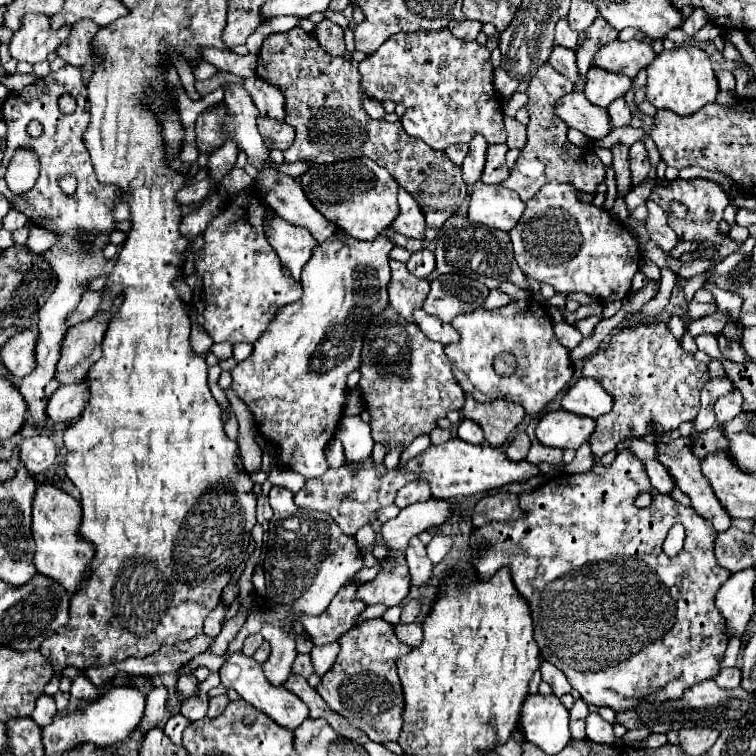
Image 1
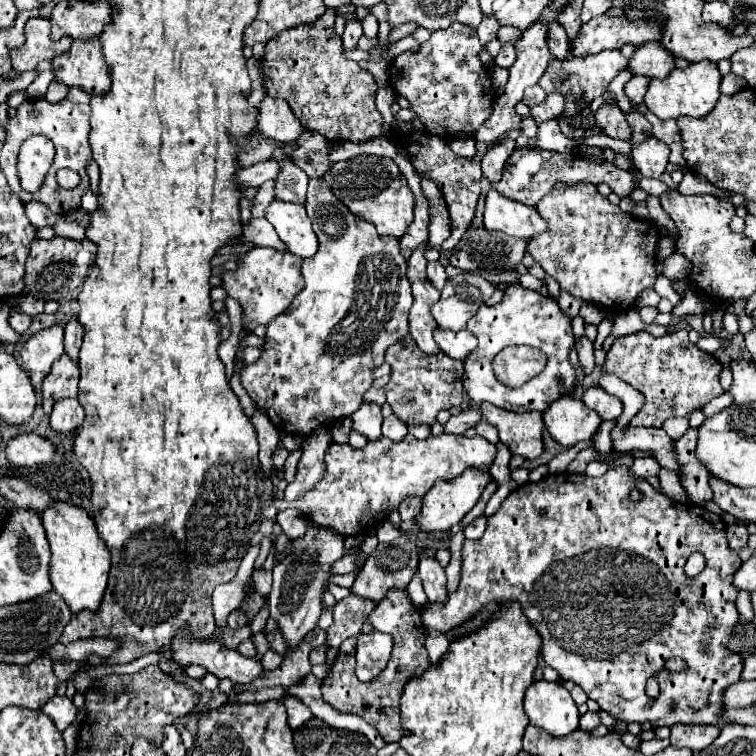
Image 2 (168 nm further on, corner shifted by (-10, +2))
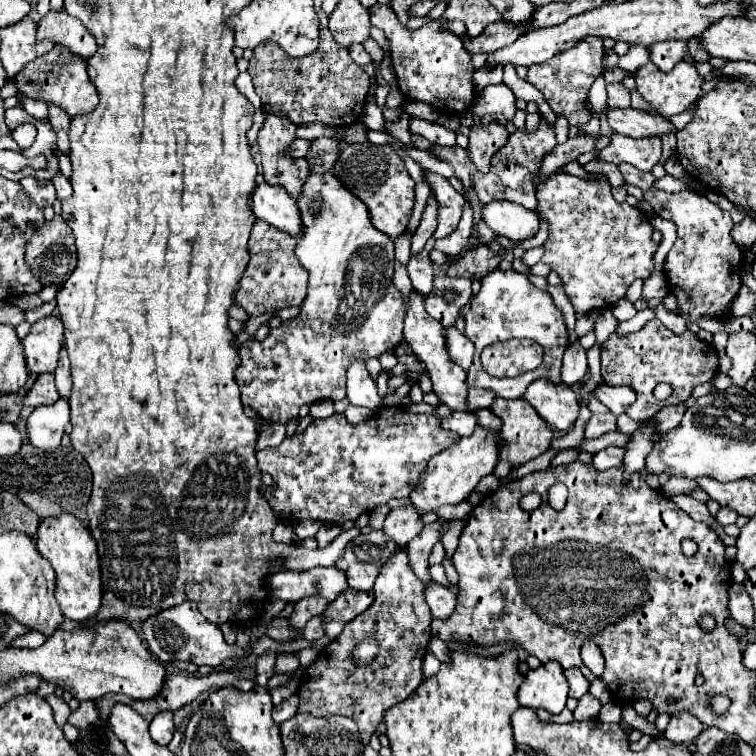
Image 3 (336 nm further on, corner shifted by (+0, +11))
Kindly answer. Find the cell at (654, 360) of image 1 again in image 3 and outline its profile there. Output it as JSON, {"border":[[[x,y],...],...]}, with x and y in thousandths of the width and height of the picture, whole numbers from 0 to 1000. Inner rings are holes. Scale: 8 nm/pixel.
{"border":[[[860,422],[841,443],[817,446],[812,440],[796,459],[796,501],[804,509],[833,509],[841,517],[841,530],[828,541],[828,549],[839,557],[860,554],[876,538],[907,530],[921,509],[944,501],[947,488],[950,467],[942,454],[926,451],[915,438],[894,443],[884,438],[870,422]],[[870,507],[889,509],[889,522],[881,530],[870,530],[862,522]]]}

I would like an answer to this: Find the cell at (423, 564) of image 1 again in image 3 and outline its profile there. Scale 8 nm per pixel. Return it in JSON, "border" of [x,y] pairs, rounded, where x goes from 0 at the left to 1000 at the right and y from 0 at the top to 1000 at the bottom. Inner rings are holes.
{"border":[[[579,771],[563,774],[563,795],[577,819],[593,819],[603,806],[603,787]]]}

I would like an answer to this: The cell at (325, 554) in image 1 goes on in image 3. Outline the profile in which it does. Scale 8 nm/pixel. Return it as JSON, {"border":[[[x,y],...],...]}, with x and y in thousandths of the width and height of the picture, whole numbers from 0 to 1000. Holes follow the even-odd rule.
{"border":[[[421,530],[418,536],[410,538],[413,554],[431,554],[431,552],[437,552],[437,549],[442,549],[442,546],[444,546],[444,544],[442,544],[439,530]]]}

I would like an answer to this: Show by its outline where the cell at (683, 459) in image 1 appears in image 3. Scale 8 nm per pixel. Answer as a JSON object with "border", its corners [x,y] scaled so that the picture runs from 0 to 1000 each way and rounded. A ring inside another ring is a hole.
{"border":[[[783,549],[775,557],[772,578],[786,581],[786,578],[794,578],[794,575],[812,570],[812,567],[815,567],[815,549]]]}

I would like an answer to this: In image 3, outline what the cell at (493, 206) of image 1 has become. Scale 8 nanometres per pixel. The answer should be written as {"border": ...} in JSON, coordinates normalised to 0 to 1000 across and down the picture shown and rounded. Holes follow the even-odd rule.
{"border":[[[651,266],[640,271],[638,287],[656,311],[667,311],[680,321],[701,316],[712,308],[712,284],[683,269]]]}

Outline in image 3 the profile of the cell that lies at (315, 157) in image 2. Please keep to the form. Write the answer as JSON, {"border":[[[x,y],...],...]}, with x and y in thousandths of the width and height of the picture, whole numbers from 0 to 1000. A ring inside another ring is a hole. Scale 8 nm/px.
{"border":[[[421,181],[413,187],[413,194],[405,205],[410,226],[413,229],[431,229],[444,216],[444,208],[450,205],[450,189],[434,181]]]}

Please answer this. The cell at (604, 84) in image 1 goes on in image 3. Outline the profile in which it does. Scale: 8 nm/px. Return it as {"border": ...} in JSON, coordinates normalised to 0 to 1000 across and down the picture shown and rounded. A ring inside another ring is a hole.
{"border":[[[772,49],[772,54],[765,54],[765,60],[759,60],[751,67],[738,70],[735,75],[704,86],[698,89],[698,99],[696,107],[709,112],[720,131],[725,134],[725,139],[730,142],[733,149],[746,152],[754,165],[772,165],[780,160],[780,147],[772,139],[772,131],[778,128],[778,120],[786,110],[786,104],[799,94],[799,62],[796,62],[796,52],[794,49]]]}

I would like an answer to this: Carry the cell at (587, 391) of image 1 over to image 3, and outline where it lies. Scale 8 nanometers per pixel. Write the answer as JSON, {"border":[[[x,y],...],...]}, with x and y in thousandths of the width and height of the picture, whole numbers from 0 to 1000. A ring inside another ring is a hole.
{"border":[[[796,507],[788,515],[788,525],[812,546],[812,549],[823,549],[828,544],[831,536],[836,536],[836,530],[841,530],[841,520],[836,512],[810,512],[804,507]]]}

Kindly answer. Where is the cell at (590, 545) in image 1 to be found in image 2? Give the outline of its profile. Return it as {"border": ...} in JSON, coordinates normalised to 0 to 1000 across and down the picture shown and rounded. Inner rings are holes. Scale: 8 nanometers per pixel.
{"border":[[[815,616],[807,619],[799,630],[794,632],[780,632],[772,627],[728,627],[720,630],[712,638],[698,638],[693,643],[685,643],[661,669],[661,675],[656,680],[651,680],[646,685],[646,698],[640,704],[638,712],[632,714],[614,714],[611,722],[611,765],[608,765],[608,775],[601,786],[593,786],[590,796],[585,802],[566,796],[558,804],[558,823],[566,833],[579,833],[579,836],[593,836],[595,831],[611,825],[614,820],[619,820],[627,810],[635,807],[635,802],[640,802],[643,796],[672,796],[672,794],[688,794],[693,812],[698,815],[698,820],[704,823],[704,828],[714,836],[717,841],[717,868],[722,873],[725,881],[730,881],[743,899],[757,899],[759,905],[770,907],[772,915],[778,918],[778,923],[783,923],[786,929],[791,929],[791,934],[796,939],[802,939],[804,944],[810,944],[815,952],[823,955],[862,955],[862,960],[892,960],[897,955],[902,958],[950,958],[950,944],[955,939],[955,915],[958,910],[963,910],[966,905],[979,899],[979,889],[981,889],[981,870],[974,862],[963,860],[963,847],[968,841],[971,828],[979,823],[979,812],[974,807],[974,775],[968,772],[968,762],[971,757],[979,751],[981,741],[976,738],[976,733],[971,728],[966,728],[963,717],[960,717],[960,693],[958,688],[923,669],[923,667],[894,667],[892,661],[886,661],[878,651],[868,648],[860,638],[847,635],[847,638],[836,638],[831,632],[831,622],[828,616]],[[836,648],[847,648],[849,651],[849,661],[836,664],[833,661],[833,651]],[[915,730],[926,730],[934,735],[934,751],[926,762],[921,762],[918,767],[910,767],[905,762],[905,743]],[[884,870],[902,870],[907,876],[907,886],[899,889],[881,889],[876,886],[878,876]],[[870,889],[870,905],[873,905],[873,918],[870,923],[860,923],[852,915],[854,899]]]}

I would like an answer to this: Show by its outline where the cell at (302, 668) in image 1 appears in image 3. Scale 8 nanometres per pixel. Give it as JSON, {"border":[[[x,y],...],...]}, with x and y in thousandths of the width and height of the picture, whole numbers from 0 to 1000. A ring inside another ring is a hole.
{"border":[[[418,813],[415,819],[407,821],[407,827],[402,829],[402,843],[415,848],[415,845],[423,845],[429,840],[429,827],[426,827],[426,813]]]}

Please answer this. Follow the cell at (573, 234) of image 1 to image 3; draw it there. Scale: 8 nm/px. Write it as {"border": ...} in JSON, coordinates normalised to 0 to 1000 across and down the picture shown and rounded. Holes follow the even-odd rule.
{"border":[[[738,226],[733,229],[709,255],[712,261],[712,284],[725,292],[725,319],[720,321],[720,340],[717,345],[730,353],[730,358],[738,361],[743,380],[759,403],[759,411],[772,417],[791,409],[807,409],[815,398],[825,396],[831,380],[841,369],[857,369],[865,358],[865,335],[870,329],[870,321],[862,319],[865,300],[860,292],[849,284],[844,274],[825,269],[817,269],[810,255],[807,245],[802,239],[775,239],[762,231]]]}

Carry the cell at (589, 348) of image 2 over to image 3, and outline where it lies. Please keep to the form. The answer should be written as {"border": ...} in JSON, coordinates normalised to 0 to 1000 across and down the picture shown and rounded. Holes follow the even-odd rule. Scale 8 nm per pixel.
{"border":[[[754,456],[746,467],[746,480],[743,480],[743,507],[757,512],[765,504],[772,501],[778,491],[775,480],[775,464],[767,456]]]}

